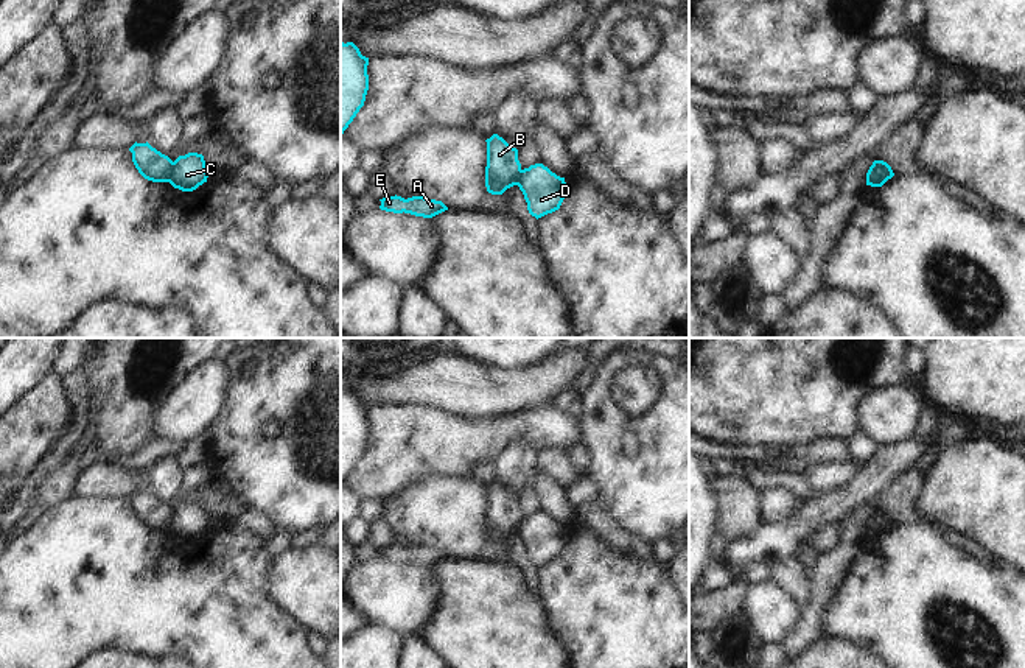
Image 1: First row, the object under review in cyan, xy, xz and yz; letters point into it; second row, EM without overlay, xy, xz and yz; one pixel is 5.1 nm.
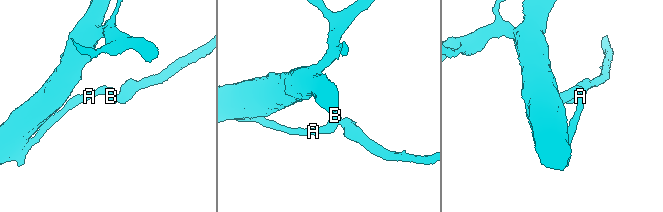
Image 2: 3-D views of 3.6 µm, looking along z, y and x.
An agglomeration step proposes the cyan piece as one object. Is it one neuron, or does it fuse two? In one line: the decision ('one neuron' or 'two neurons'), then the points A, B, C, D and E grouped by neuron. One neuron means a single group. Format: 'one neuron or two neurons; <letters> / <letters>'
two neurons; A B E / C D

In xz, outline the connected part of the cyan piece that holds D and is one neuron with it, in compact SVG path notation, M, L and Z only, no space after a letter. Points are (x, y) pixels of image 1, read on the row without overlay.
M543 512L521 519L516 534L524 543L529 562L537 568L558 559L566 545L565 526Z

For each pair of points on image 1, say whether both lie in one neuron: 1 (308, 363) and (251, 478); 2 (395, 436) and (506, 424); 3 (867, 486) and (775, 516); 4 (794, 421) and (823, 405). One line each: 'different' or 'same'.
1: same
2: same
3: different
4: same

